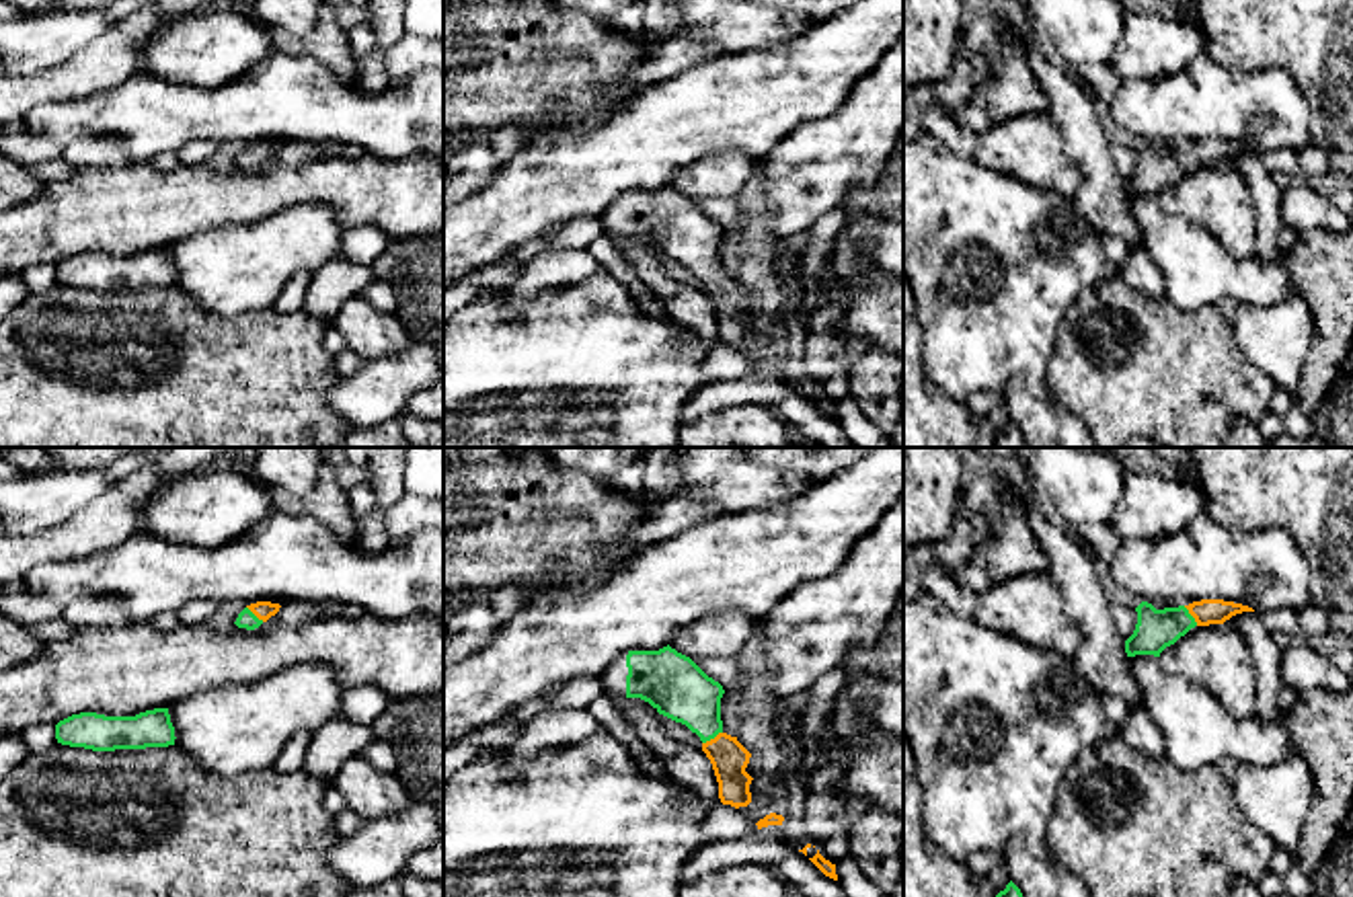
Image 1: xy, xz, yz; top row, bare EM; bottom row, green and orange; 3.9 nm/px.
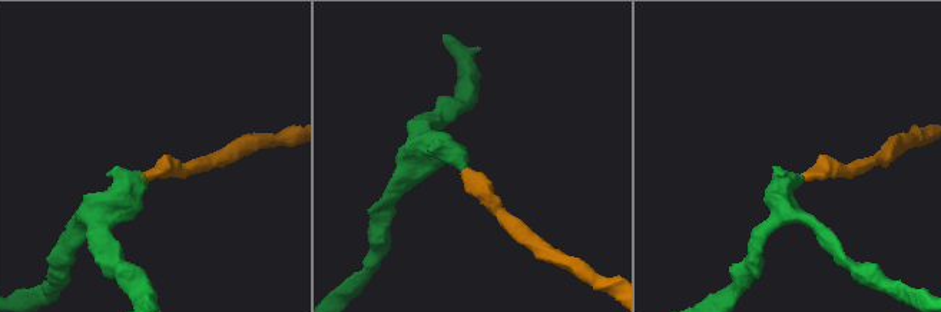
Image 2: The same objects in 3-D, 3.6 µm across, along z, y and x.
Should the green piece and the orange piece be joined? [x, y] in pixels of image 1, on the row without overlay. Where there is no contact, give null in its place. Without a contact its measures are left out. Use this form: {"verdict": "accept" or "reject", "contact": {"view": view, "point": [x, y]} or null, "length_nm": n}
{"verdict": "accept", "contact": {"view": "xz", "point": [711, 278]}, "length_nm": 90}

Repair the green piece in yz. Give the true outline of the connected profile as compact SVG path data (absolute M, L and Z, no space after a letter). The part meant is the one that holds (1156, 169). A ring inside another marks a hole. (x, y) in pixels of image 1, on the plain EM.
M1201 140L1189 146L1156 150L1152 144L1142 142L1137 148L1137 164L1133 174L1125 181L1127 197L1154 195L1174 185L1195 166L1224 164L1236 154L1254 152L1248 146L1224 142L1224 140Z

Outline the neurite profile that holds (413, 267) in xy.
M443 234L390 240L372 269L394 287L404 330L425 337L443 367Z

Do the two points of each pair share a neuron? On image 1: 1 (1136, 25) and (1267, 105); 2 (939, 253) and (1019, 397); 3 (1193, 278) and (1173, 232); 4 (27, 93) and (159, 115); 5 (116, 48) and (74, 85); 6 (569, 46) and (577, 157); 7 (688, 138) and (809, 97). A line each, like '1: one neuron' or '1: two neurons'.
1: two neurons
2: two neurons
3: one neuron
4: two neurons
5: one neuron
6: two neurons
7: one neuron

